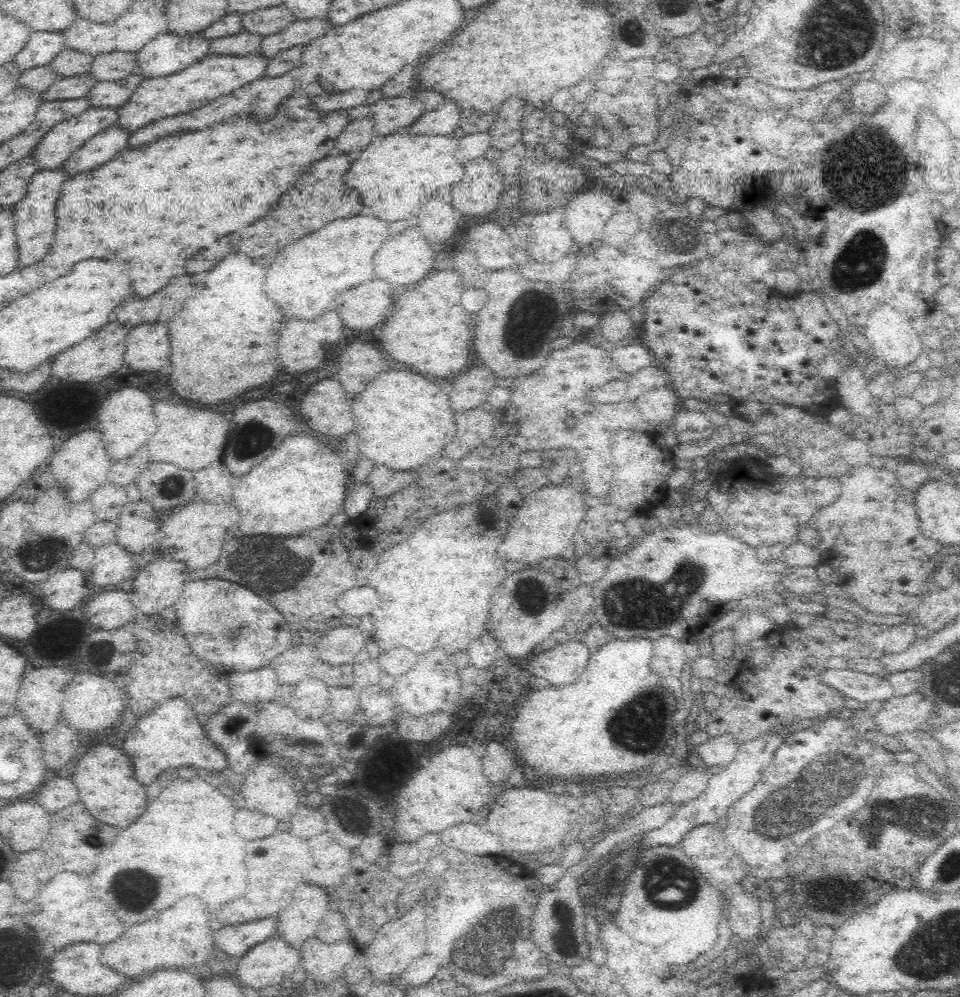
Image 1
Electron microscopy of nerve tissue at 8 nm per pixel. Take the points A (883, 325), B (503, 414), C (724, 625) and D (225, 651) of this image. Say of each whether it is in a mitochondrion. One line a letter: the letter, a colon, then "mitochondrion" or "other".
A: other
B: other
C: other
D: mitochondrion

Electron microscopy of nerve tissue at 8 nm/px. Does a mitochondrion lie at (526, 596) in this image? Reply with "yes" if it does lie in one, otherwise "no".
yes

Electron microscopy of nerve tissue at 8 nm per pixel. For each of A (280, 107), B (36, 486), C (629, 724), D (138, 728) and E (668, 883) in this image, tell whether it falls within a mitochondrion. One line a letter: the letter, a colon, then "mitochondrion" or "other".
A: other
B: other
C: mitochondrion
D: other
E: mitochondrion

